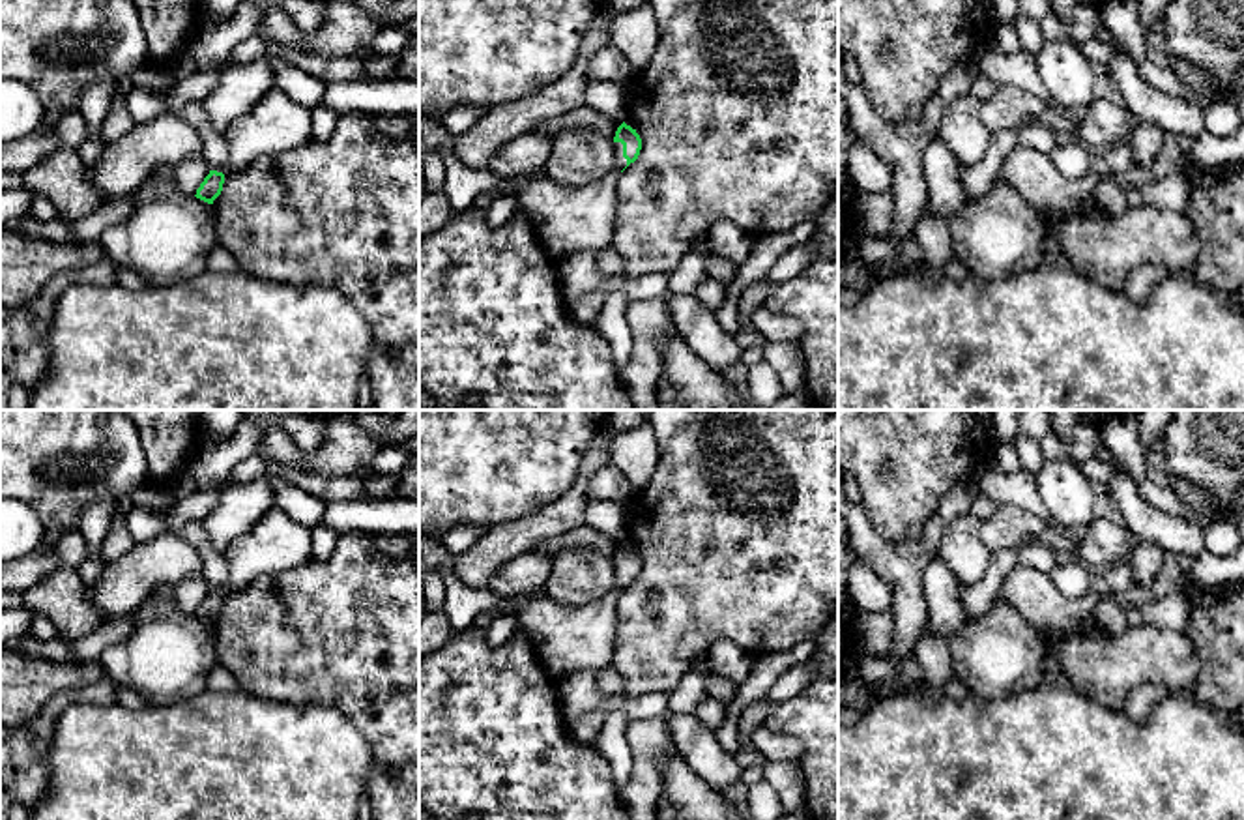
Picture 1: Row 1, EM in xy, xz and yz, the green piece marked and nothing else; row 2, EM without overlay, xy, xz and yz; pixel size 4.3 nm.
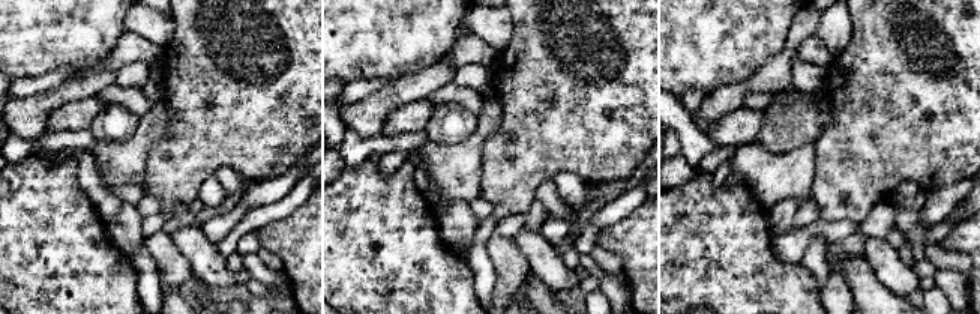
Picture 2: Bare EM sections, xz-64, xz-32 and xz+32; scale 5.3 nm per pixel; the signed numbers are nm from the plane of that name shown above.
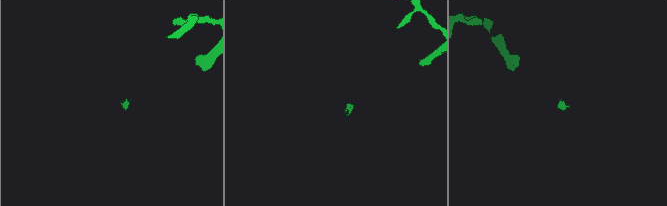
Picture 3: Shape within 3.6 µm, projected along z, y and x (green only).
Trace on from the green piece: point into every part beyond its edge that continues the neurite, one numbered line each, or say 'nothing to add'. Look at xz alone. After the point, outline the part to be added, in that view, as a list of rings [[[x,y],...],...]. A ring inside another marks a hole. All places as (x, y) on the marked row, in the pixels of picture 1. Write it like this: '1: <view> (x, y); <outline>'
1: xz (567, 219); [[[614,142],[614,167],[595,183],[565,187],[544,176],[516,189],[516,212],[528,215],[554,260],[612,247],[617,180],[625,167],[623,144]]]

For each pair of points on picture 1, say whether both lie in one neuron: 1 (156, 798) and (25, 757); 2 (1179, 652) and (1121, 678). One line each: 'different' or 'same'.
1: different
2: same

